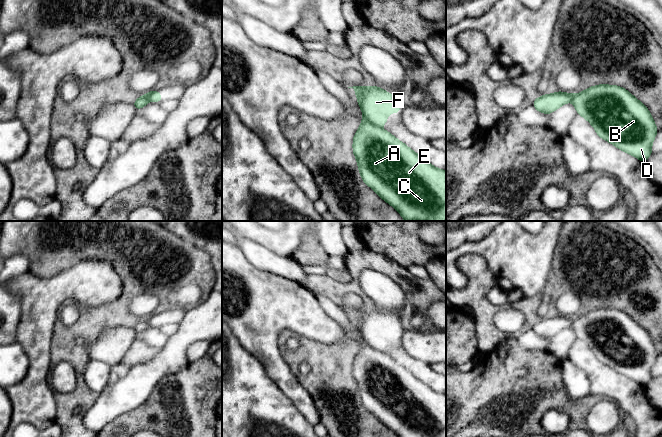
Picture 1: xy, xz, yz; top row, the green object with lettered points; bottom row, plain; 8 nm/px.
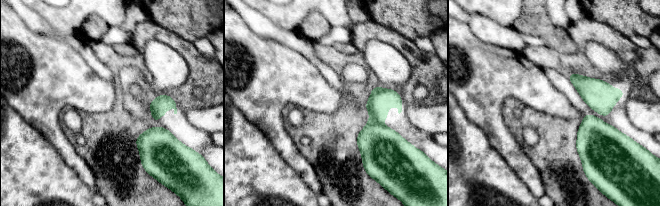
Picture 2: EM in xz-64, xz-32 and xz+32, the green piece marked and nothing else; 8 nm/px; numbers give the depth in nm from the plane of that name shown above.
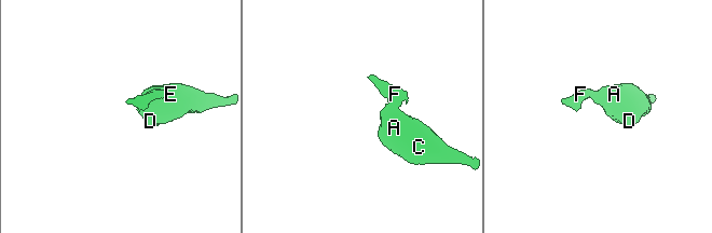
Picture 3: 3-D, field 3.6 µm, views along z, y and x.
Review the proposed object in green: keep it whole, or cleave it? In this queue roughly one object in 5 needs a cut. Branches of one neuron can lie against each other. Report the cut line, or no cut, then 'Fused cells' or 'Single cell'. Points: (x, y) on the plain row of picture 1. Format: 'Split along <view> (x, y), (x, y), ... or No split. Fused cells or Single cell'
Split along xz (366, 342), (377, 350). Fused cells

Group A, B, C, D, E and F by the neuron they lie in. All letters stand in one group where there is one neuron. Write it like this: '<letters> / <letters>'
A B C D E / F

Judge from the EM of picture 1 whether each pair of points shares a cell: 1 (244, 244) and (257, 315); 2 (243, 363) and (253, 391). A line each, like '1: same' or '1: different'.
1: different
2: same

